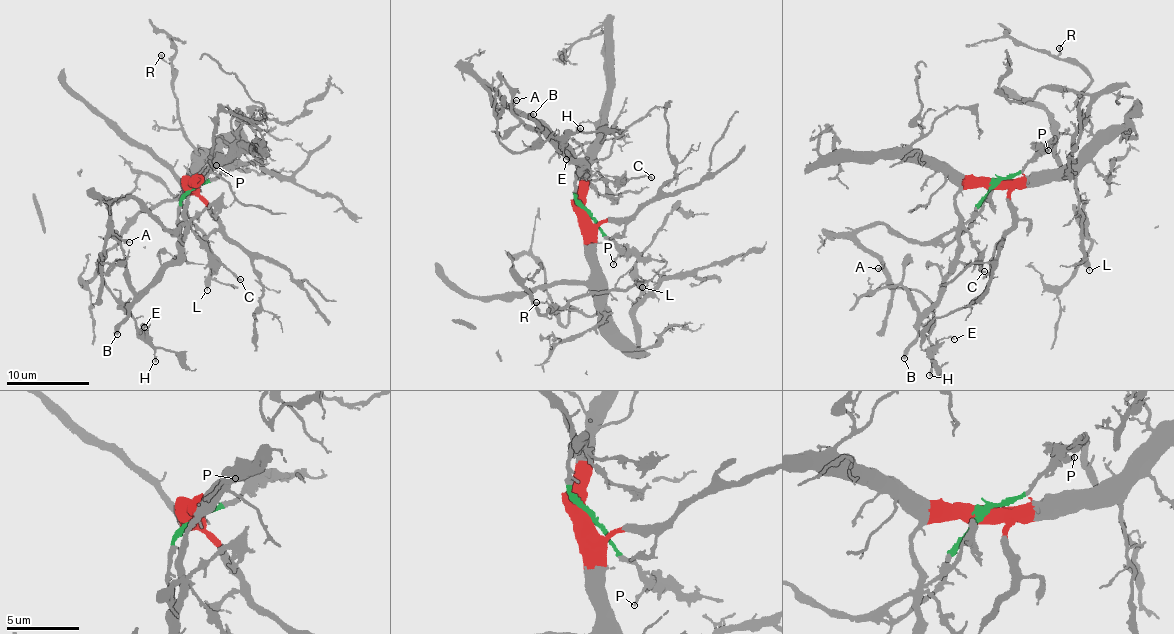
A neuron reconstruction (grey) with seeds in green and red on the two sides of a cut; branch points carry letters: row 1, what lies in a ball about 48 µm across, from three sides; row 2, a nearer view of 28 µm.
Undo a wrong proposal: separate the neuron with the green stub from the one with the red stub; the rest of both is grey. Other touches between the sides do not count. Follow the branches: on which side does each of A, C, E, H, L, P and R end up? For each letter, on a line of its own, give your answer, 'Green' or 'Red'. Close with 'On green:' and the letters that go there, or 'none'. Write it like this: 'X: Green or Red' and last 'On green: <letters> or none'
A: Green
C: Green
E: Green
H: Green
L: Red
P: Green
R: Red
On green: A, C, E, H, P

